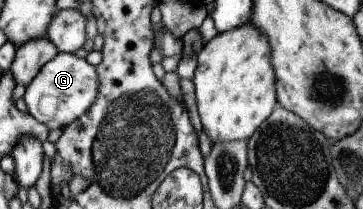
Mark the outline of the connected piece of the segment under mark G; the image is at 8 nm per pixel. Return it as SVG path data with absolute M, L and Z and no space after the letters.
M58 53L42 65L36 76L25 86L22 104L49 130L62 130L67 124L84 114L97 95L97 72L95 67L71 53Z

